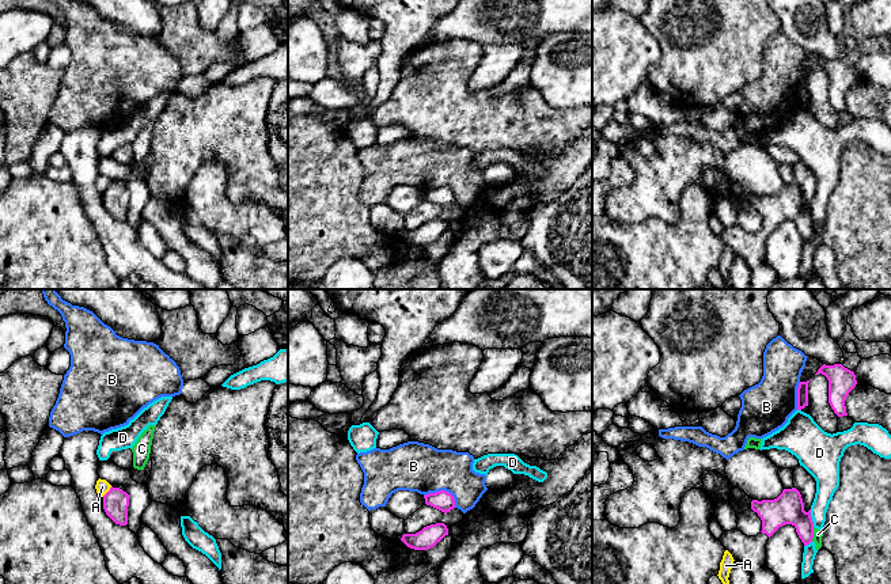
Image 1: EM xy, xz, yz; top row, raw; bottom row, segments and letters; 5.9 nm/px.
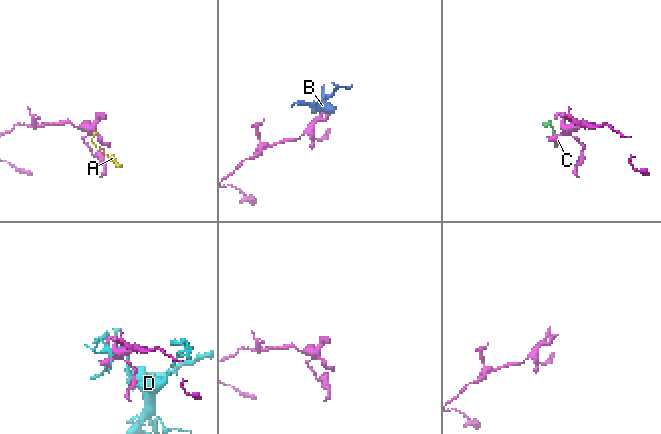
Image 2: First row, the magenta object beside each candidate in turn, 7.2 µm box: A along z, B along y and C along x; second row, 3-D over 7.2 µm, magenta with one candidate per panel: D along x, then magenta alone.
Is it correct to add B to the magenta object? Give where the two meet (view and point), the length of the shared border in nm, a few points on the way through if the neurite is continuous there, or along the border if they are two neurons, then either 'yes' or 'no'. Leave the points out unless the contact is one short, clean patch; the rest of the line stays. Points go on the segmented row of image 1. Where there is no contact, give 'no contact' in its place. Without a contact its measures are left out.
contact xz (444, 490); length 200 nm; way xz (444, 501), (444, 490), (423, 469), (413, 466); yes

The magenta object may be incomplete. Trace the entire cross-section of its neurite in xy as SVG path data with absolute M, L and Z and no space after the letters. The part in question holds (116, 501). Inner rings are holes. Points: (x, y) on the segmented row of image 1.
M111 486L103 496L103 509L115 524L128 524L128 507L129 494L120 488Z

